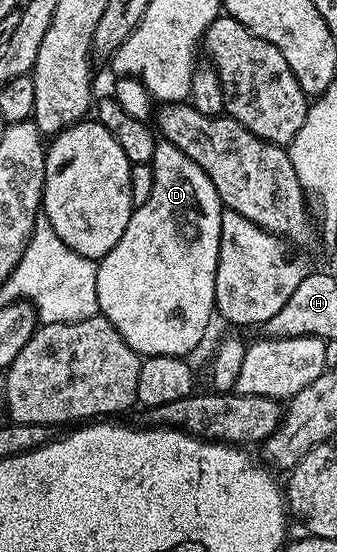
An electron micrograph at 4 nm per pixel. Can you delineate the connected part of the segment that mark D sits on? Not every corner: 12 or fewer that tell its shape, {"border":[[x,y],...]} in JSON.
{"border":[[178,145],[96,268],[141,357],[188,357],[216,311],[225,208]]}

